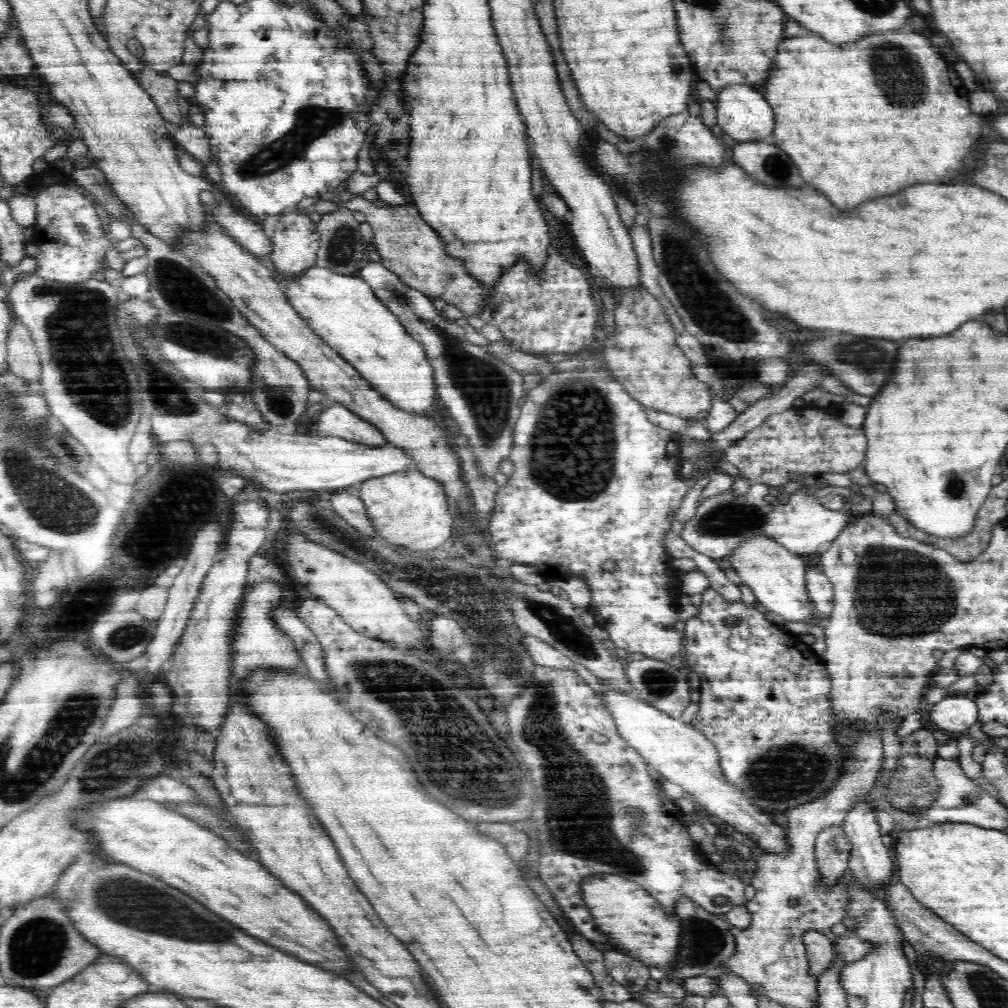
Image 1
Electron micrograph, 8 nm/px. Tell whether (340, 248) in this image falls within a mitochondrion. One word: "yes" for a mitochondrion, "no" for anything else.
yes

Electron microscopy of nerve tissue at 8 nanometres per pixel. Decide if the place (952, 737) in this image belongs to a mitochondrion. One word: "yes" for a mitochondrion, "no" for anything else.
no

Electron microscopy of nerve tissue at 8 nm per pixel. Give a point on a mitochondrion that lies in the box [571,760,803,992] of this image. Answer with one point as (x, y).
(703, 941)

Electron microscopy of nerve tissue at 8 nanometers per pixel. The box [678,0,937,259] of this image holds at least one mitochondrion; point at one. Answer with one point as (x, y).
(899, 77)

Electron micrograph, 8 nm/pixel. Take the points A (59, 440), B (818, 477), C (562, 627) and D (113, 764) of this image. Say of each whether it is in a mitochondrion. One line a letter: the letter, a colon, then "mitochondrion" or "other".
A: mitochondrion
B: other
C: mitochondrion
D: mitochondrion

